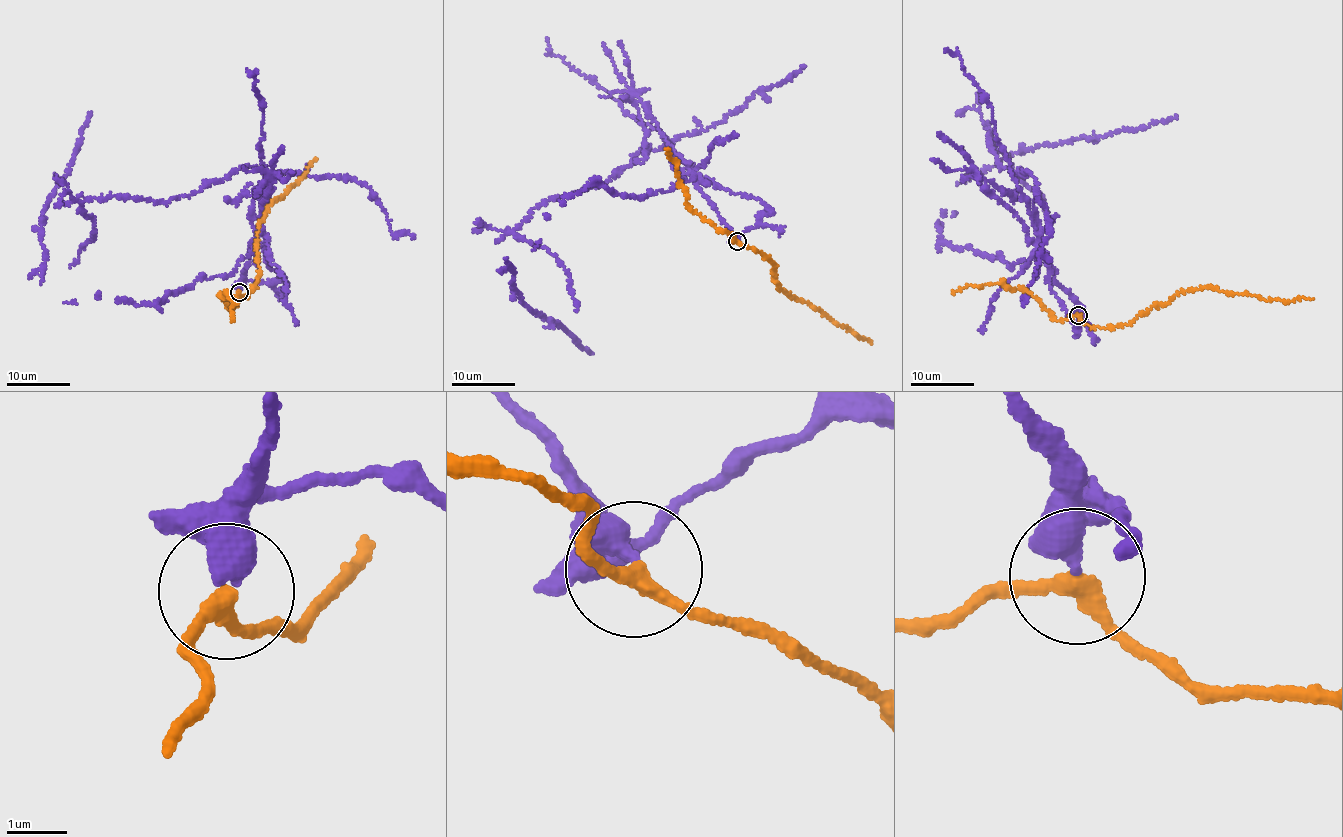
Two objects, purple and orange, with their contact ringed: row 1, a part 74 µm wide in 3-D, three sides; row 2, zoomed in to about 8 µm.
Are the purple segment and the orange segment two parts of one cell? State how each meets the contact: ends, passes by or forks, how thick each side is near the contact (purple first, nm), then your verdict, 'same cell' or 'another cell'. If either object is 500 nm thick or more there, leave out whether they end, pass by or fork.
purple ends | orange passes by | 440/240 nm | another cell

